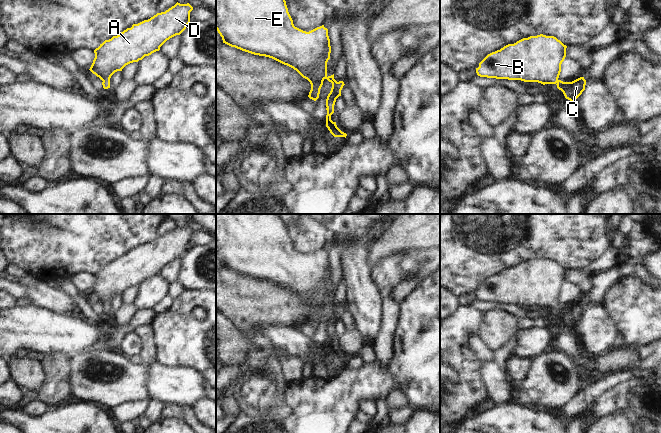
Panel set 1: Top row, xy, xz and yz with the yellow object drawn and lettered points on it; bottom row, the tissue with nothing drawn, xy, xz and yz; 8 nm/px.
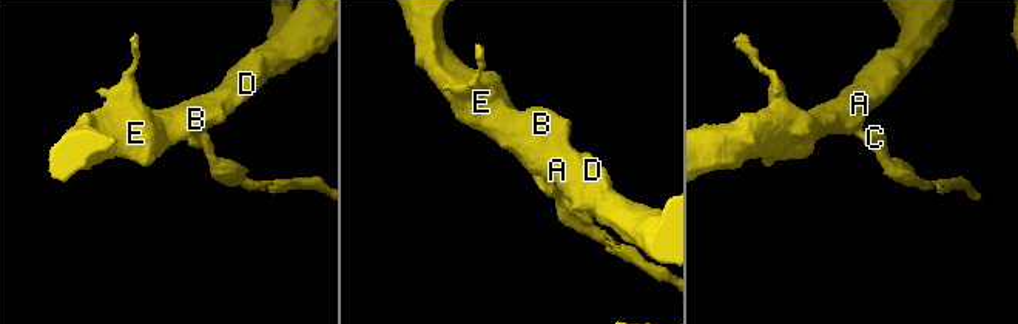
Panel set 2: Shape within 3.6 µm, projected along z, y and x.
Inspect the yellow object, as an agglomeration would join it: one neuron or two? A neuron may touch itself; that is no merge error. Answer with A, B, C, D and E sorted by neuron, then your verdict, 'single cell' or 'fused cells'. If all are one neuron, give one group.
A B C D E; single cell

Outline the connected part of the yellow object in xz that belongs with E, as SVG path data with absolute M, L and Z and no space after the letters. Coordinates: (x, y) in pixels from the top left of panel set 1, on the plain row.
M216 214L216 254L223 267L254 279L272 282L296 294L310 306L308 321L314 325L319 322L323 305L327 303L331 306L332 312L326 323L326 351L334 361L346 362L347 358L331 344L336 323L341 320L345 308L343 305L337 306L334 298L327 299L331 270L328 253L324 249L309 256L295 251L279 214Z

